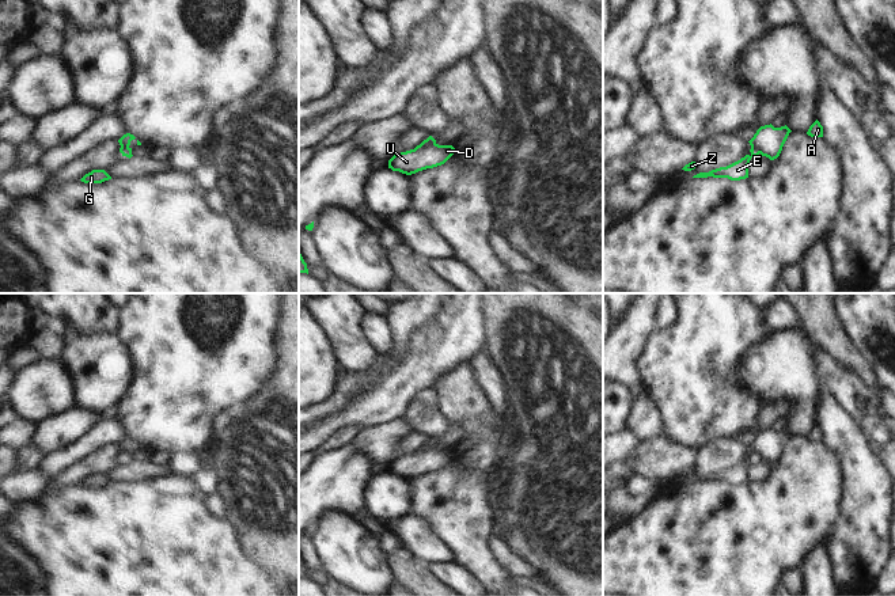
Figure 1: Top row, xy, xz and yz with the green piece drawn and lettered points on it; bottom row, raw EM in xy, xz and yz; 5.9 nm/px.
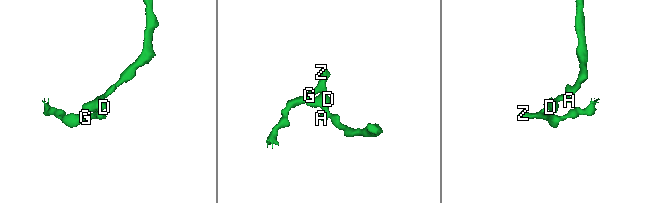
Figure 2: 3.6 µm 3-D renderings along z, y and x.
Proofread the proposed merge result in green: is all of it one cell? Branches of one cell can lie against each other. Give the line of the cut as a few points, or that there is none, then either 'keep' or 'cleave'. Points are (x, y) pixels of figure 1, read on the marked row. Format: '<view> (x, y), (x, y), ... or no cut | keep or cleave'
yz (751, 145), (759, 152) | cleave

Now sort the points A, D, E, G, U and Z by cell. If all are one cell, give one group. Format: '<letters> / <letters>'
A D U / E G Z

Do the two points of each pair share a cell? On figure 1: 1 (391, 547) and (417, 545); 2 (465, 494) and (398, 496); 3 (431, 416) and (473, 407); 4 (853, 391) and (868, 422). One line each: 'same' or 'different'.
1: different
2: different
3: different
4: different

